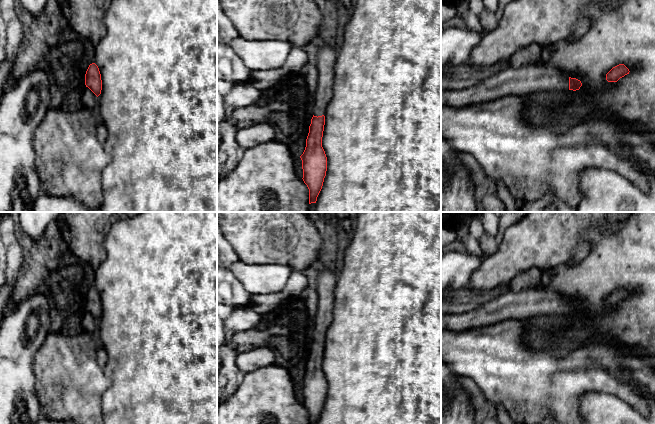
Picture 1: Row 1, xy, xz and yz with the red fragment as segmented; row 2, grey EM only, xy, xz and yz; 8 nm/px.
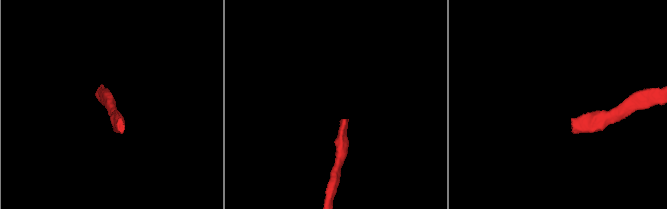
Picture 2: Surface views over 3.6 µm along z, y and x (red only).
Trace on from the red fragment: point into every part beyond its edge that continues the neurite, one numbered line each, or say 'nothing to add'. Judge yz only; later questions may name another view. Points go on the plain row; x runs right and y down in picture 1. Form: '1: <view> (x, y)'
1: yz (515, 304)

